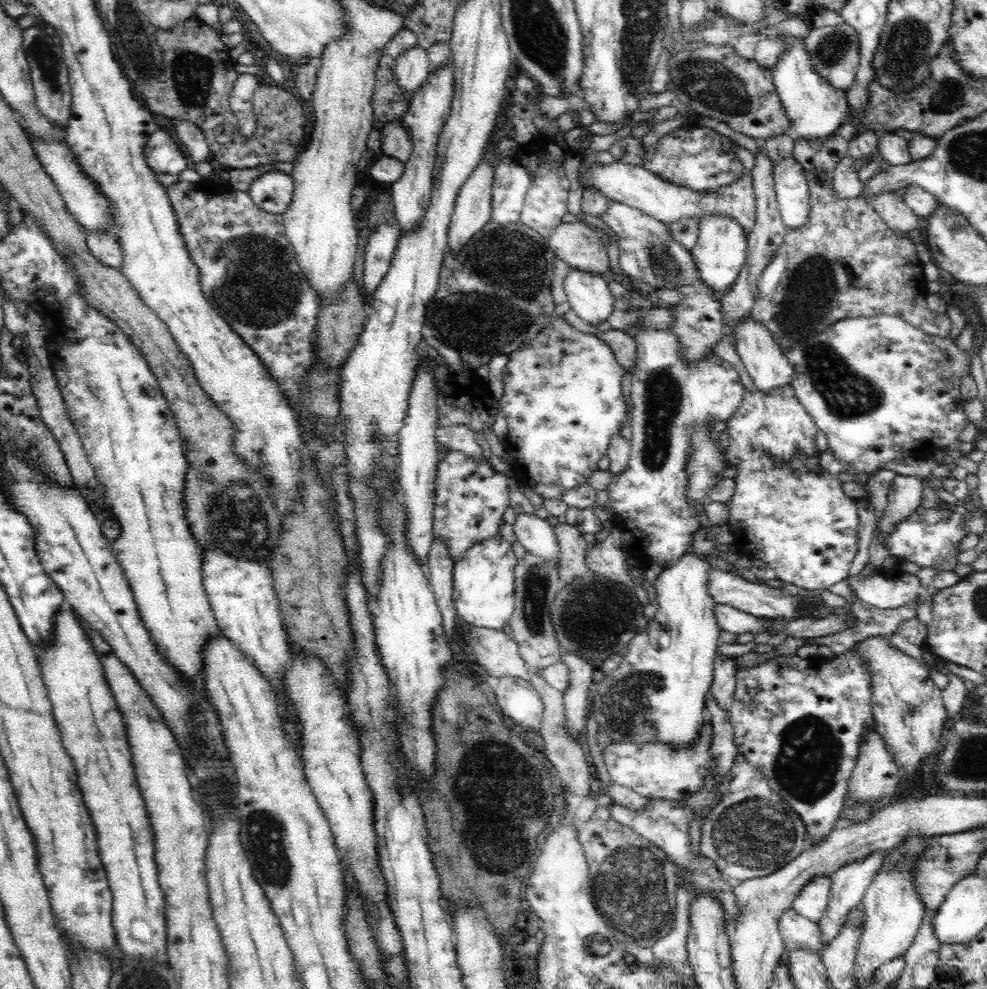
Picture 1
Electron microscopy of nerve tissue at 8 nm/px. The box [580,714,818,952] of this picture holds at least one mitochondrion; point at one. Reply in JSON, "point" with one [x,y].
{"point":[632,884]}

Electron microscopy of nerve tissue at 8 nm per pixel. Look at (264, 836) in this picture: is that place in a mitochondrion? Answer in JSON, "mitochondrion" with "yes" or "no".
{"mitochondrion":"yes"}

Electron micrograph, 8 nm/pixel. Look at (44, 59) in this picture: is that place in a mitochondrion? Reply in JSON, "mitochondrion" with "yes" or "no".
{"mitochondrion":"yes"}

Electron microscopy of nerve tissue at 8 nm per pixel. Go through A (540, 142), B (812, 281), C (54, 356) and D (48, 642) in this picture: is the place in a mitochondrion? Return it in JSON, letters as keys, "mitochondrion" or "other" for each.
{"A":"other","B":"mitochondrion","C":"other","D":"other"}

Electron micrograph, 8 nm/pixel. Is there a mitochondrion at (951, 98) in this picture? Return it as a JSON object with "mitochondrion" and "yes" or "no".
{"mitochondrion":"yes"}

